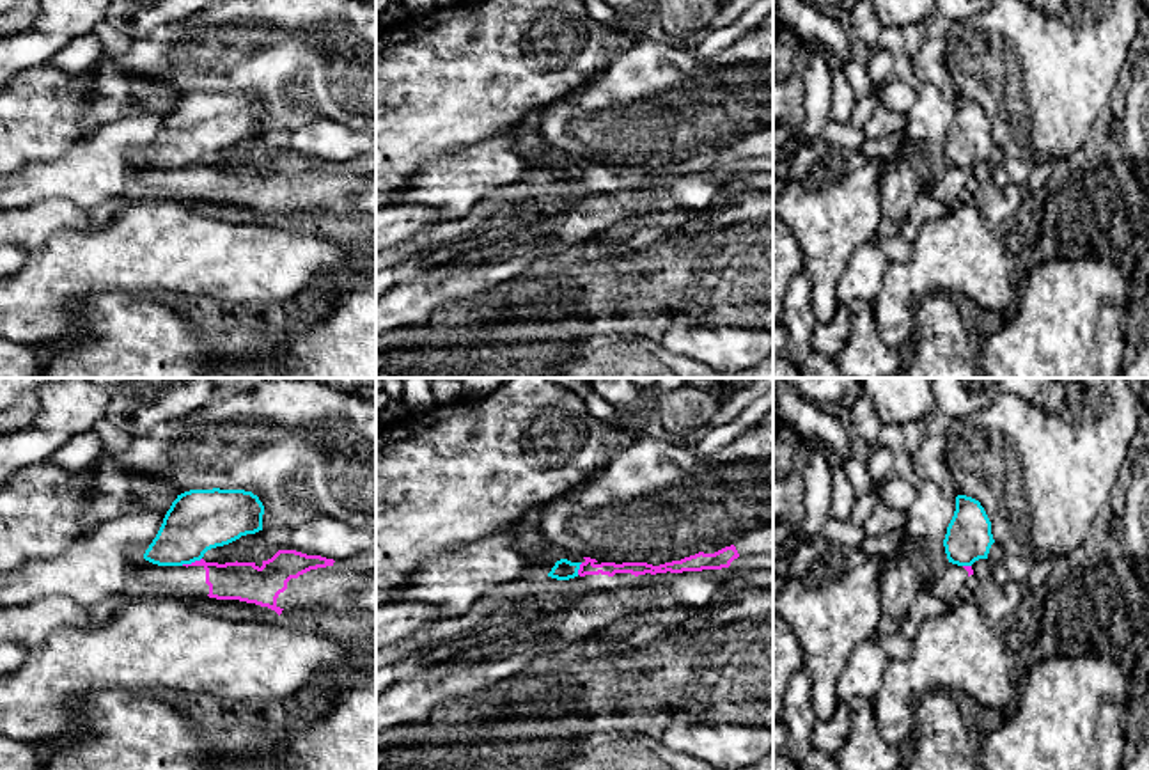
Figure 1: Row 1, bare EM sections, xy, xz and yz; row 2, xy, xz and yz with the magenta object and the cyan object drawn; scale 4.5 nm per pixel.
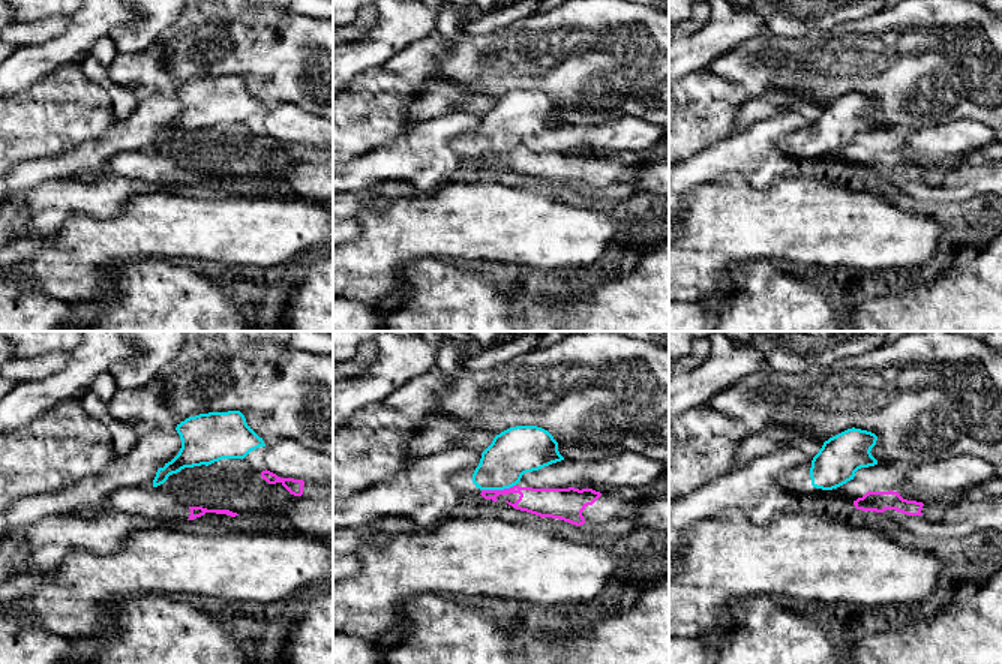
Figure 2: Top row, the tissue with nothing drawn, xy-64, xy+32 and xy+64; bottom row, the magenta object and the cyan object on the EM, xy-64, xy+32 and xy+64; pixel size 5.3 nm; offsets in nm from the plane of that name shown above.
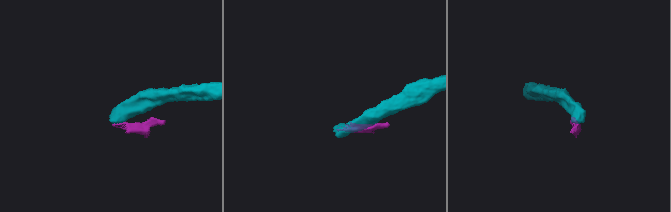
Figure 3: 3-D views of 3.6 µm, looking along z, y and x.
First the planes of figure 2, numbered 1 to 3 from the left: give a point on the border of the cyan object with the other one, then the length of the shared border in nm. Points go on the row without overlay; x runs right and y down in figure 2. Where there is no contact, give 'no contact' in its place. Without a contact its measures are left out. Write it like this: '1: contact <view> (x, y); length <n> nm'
1: no contact
2: contact xy+32 (498, 155); length 190 nm
3: no contact

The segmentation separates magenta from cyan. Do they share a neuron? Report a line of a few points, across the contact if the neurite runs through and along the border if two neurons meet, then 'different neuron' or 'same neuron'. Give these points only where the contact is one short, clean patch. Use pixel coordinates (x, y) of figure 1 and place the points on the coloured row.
line xy (201, 557), (181, 565); different neuron

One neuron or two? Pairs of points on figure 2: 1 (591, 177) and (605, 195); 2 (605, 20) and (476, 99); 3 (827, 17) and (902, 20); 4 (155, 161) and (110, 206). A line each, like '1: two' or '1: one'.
1: two
2: two
3: two
4: two

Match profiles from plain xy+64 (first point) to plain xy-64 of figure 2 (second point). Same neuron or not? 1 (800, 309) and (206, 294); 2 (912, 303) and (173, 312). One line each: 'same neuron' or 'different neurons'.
1: same neuron
2: different neurons

